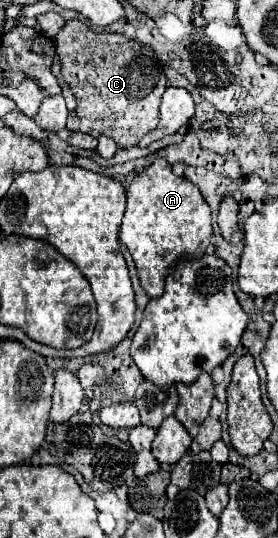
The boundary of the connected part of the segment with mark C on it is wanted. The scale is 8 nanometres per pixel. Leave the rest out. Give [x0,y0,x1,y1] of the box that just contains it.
[55,20,167,148]

